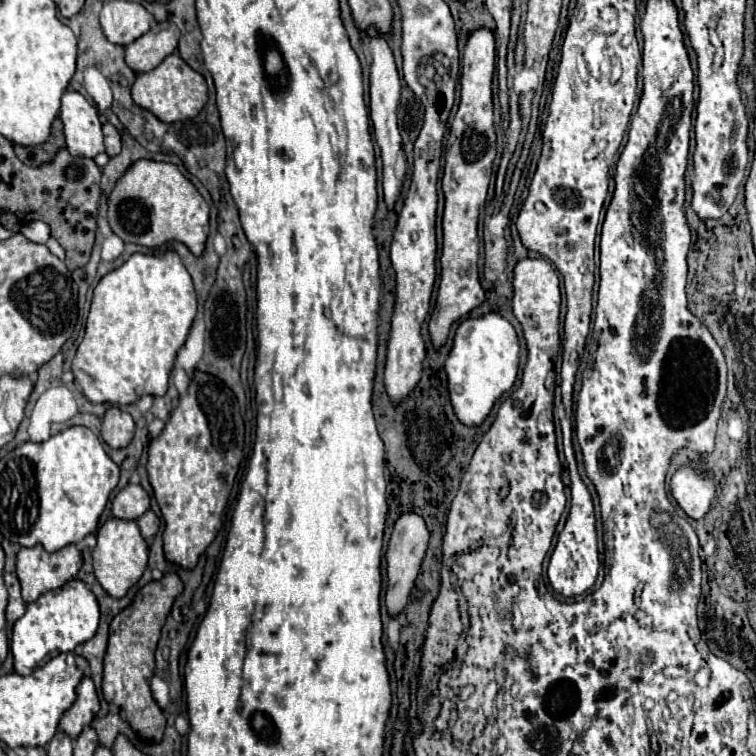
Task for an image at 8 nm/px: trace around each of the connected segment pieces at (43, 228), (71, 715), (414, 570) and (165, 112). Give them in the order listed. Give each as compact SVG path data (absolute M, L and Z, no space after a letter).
M41 220L29 222L27 226L21 228L21 232L23 232L29 240L33 240L33 242L37 242L37 244L45 244L45 242L49 240L49 226L47 226L45 222L41 222Z
M85 676L81 680L81 684L77 686L77 700L73 702L73 706L69 710L63 712L63 716L59 720L59 728L75 740L81 734L81 730L87 724L91 724L91 720L95 718L97 712L99 712L99 696L95 692L93 680L89 676Z
M407 512L395 522L395 530L391 534L391 540L389 540L389 546L385 552L385 560L387 560L385 606L387 606L389 616L399 616L403 612L403 608L409 600L409 592L413 588L413 582L419 574L419 566L421 566L421 560L425 556L427 542L429 542L429 530L427 530L423 518L417 516L415 512Z
M169 54L157 68L151 72L137 74L137 80L131 88L135 104L153 112L163 122L189 120L201 112L207 102L207 84L205 78L195 72L179 54Z

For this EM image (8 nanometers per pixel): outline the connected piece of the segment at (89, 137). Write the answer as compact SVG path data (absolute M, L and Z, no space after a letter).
M79 92L63 94L59 116L71 156L95 158L99 152L105 152L97 108L89 104Z

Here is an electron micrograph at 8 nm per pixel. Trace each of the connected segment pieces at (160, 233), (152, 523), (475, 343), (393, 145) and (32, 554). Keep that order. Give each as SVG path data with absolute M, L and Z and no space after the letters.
M143 158L133 162L115 182L115 188L109 194L107 220L111 230L123 242L155 248L169 240L179 240L199 256L209 232L209 206L197 192L195 184L183 176L175 164Z
M147 510L143 516L139 516L139 518L137 518L137 524L139 524L139 528L141 528L143 538L151 538L151 536L155 536L157 530L159 530L159 518L157 518L157 514L155 514L153 510Z
M489 312L481 318L467 318L459 324L453 346L445 360L447 388L457 418L471 426L481 424L491 412L495 400L511 390L519 370L519 340L515 328L497 312Z
M373 28L367 30L367 38L365 38L365 46L369 48L373 60L371 60L371 102L369 102L369 112L371 112L371 120L373 120L373 130L375 130L375 140L381 148L381 158L383 158L383 194L385 194L385 204L387 210L393 210L395 202L399 200L401 194L401 186L405 178L397 178L395 174L395 162L397 158L403 154L403 140L399 134L399 126L397 126L397 104L399 104L399 94L401 94L401 82L399 82L399 74L395 68L395 60L393 54L389 50L389 44L385 38L381 38Z
M41 544L21 548L17 552L17 578L21 582L21 596L29 604L41 594L61 588L67 580L77 576L83 564L81 552L75 544L49 554Z

